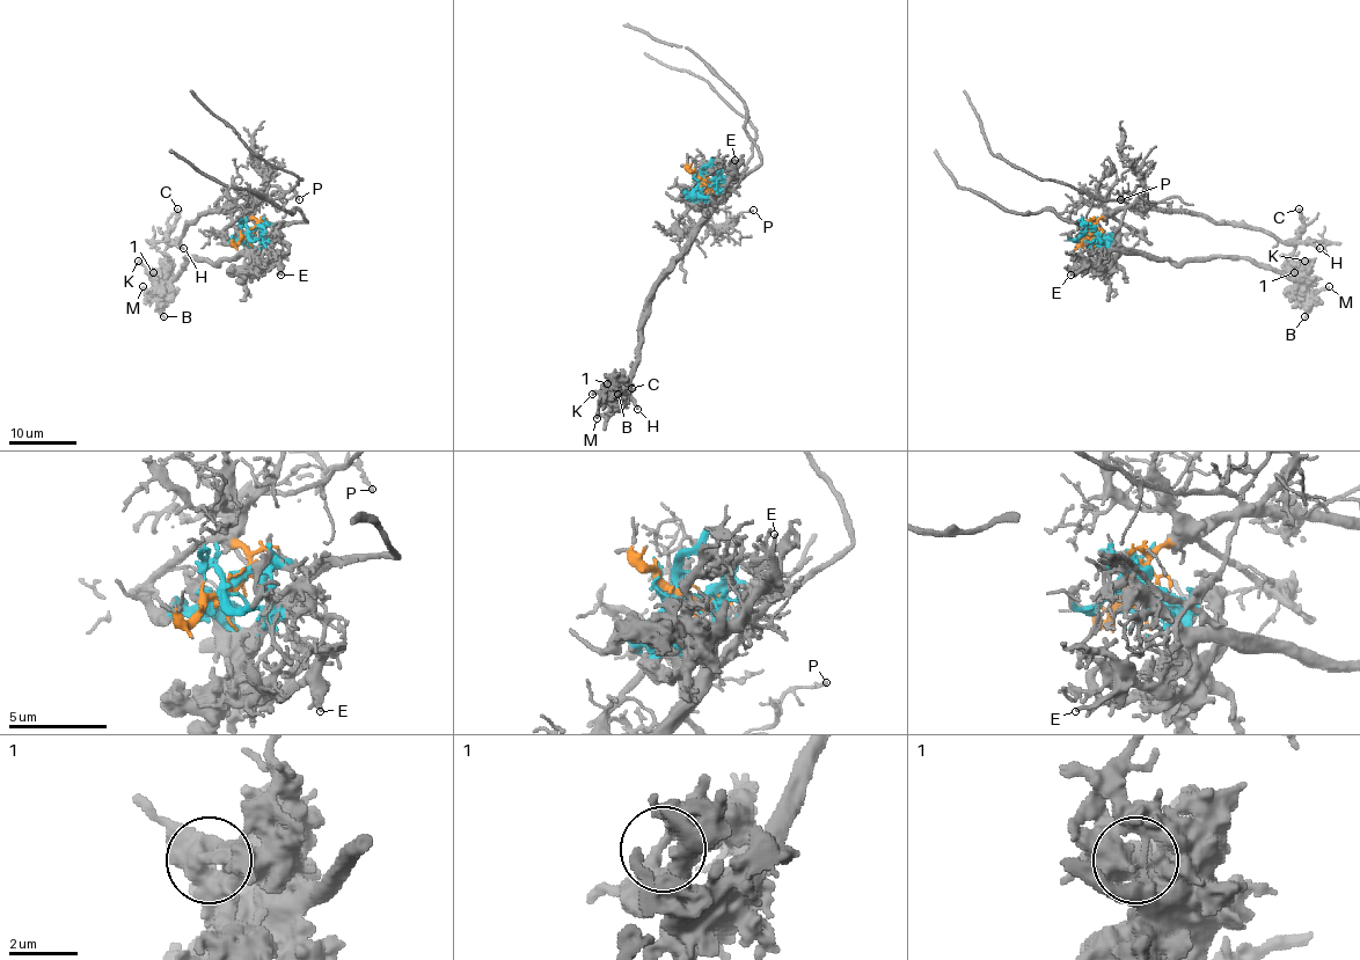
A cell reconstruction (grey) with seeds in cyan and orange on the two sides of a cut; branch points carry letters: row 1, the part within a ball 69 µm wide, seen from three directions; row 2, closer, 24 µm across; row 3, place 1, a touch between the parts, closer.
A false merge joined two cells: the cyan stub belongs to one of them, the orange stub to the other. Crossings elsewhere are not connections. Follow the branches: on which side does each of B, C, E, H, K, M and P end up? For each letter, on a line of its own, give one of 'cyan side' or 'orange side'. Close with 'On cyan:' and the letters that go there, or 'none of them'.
B: cyan side
C: orange side
E: cyan side
H: orange side
K: cyan side
M: cyan side
P: orange side
On cyan: B, E, K, M

